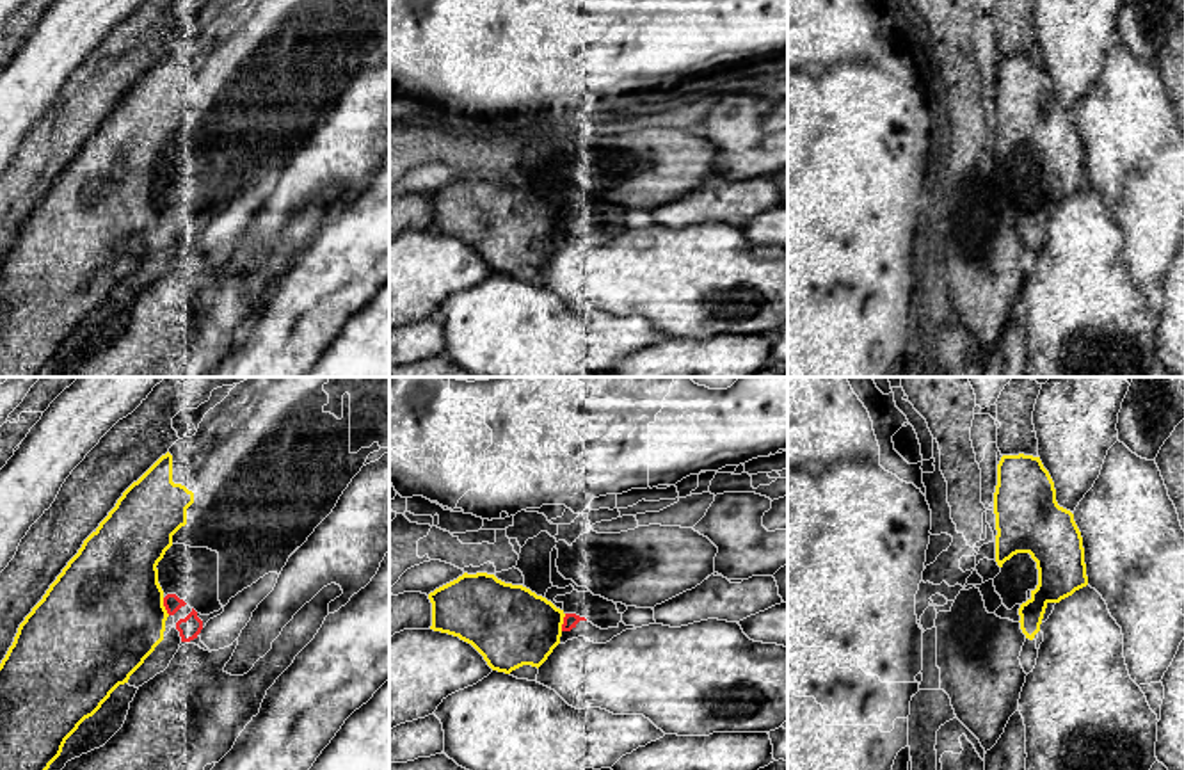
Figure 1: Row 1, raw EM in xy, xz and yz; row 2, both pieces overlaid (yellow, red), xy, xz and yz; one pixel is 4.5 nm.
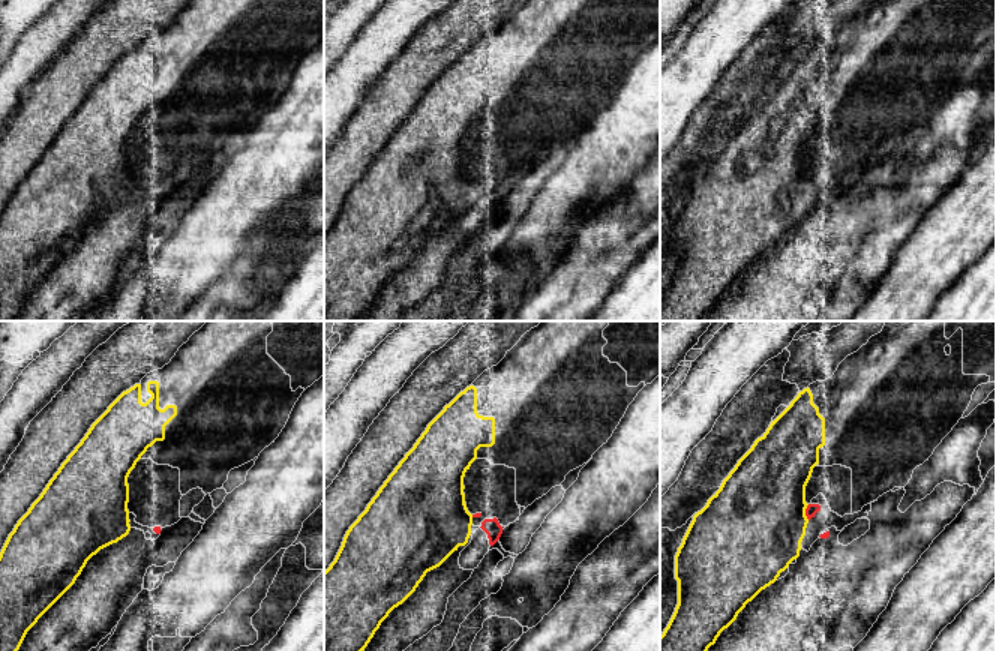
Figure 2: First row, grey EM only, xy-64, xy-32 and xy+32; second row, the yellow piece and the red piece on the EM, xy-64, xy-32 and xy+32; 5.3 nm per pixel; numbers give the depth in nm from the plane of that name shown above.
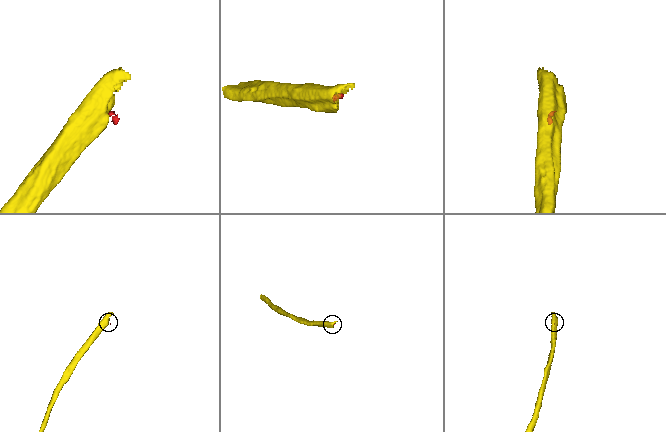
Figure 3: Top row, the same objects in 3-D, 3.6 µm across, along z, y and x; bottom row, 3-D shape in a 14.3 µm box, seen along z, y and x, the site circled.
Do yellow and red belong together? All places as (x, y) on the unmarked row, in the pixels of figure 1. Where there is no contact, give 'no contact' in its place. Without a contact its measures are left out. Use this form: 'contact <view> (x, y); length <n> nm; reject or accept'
contact xy (164, 208); length 90 nm; accept

